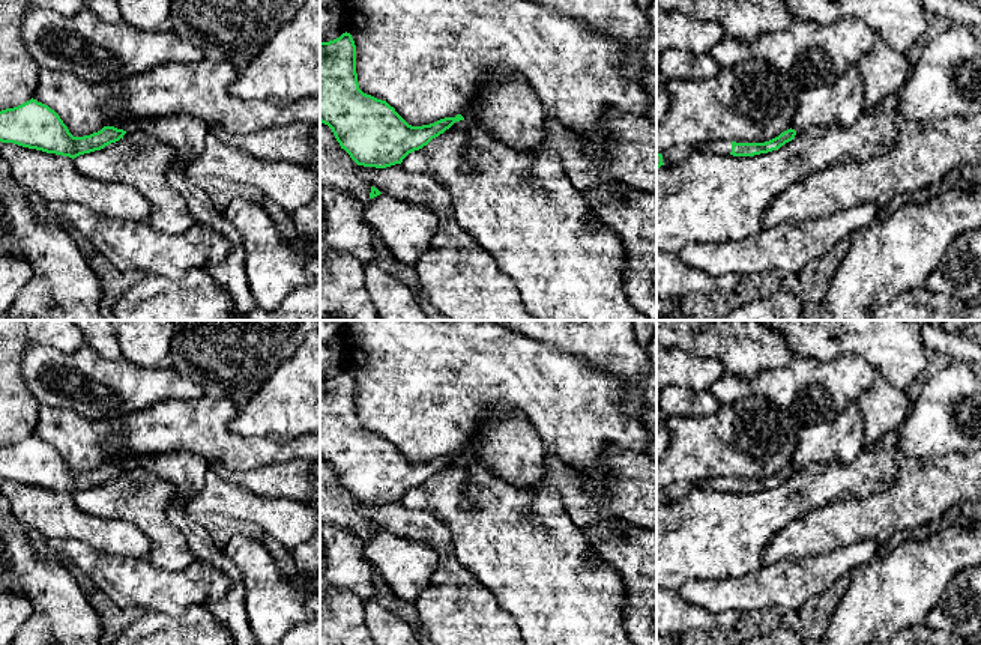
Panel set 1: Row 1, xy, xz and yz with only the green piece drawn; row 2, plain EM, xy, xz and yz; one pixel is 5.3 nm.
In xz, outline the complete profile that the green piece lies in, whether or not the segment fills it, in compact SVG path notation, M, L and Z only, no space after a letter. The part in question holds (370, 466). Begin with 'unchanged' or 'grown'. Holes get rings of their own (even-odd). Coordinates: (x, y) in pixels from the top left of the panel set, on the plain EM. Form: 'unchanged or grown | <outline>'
unchanged | M350 370L320 379L320 459L328 462L341 486L364 504L386 505L401 501L403 496L427 483L455 459L464 457L461 451L445 454L430 462L409 462L386 438L364 430L356 410L356 382Z

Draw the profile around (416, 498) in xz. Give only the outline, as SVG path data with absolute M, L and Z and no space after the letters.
M479 448L464 454L458 469L451 465L427 483L409 490L403 504L436 514L451 534L458 561L484 585L508 612L526 645L634 645L623 625L625 591L619 573L590 549L590 541L565 510L556 489L514 486L494 477L481 462Z

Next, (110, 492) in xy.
M129 465L116 480L74 495L77 507L102 519L135 525L150 541L147 559L167 571L182 571L197 558L185 535L165 513L174 487L140 465Z

